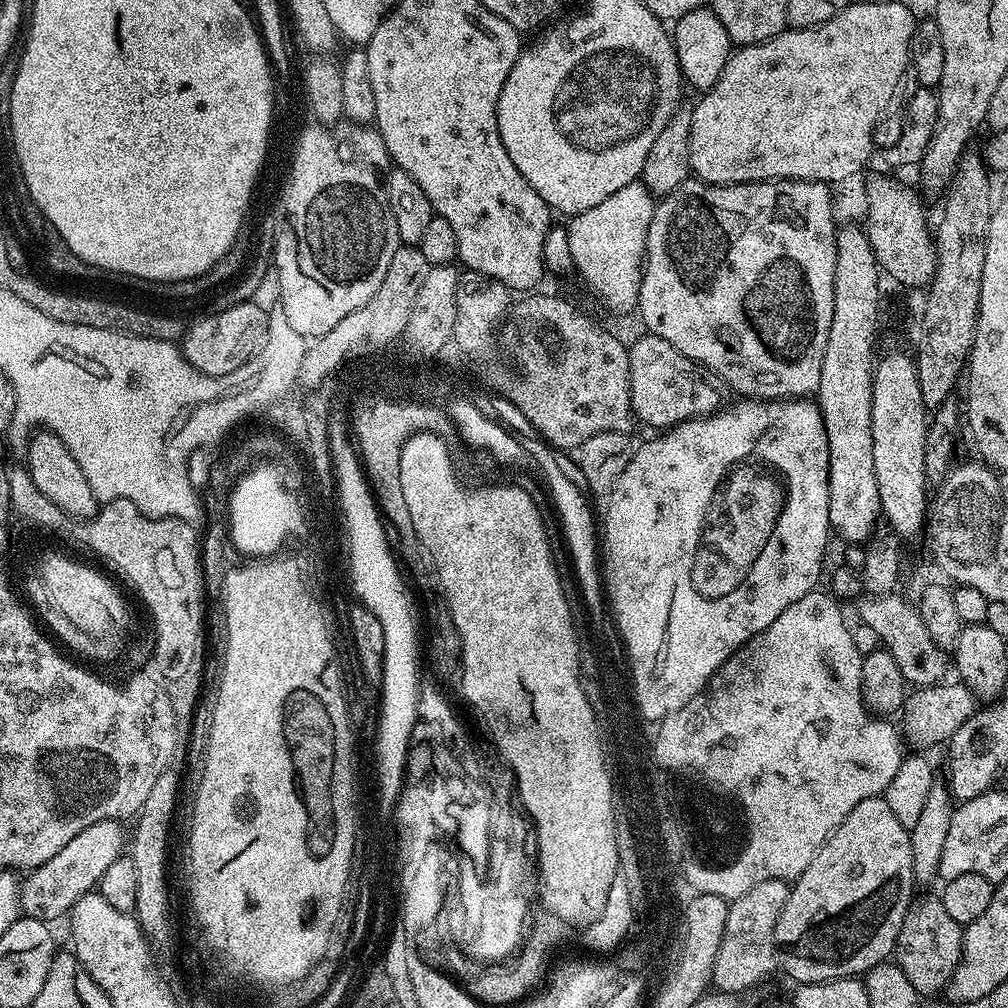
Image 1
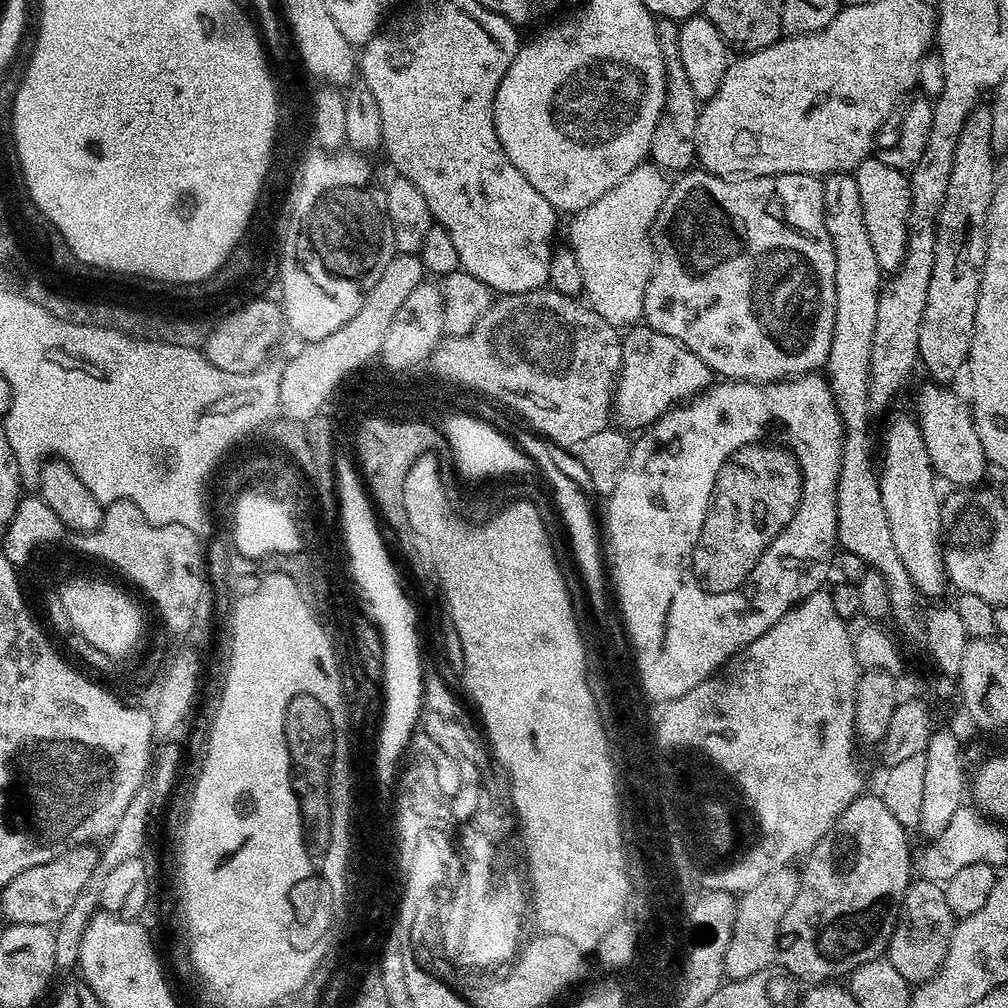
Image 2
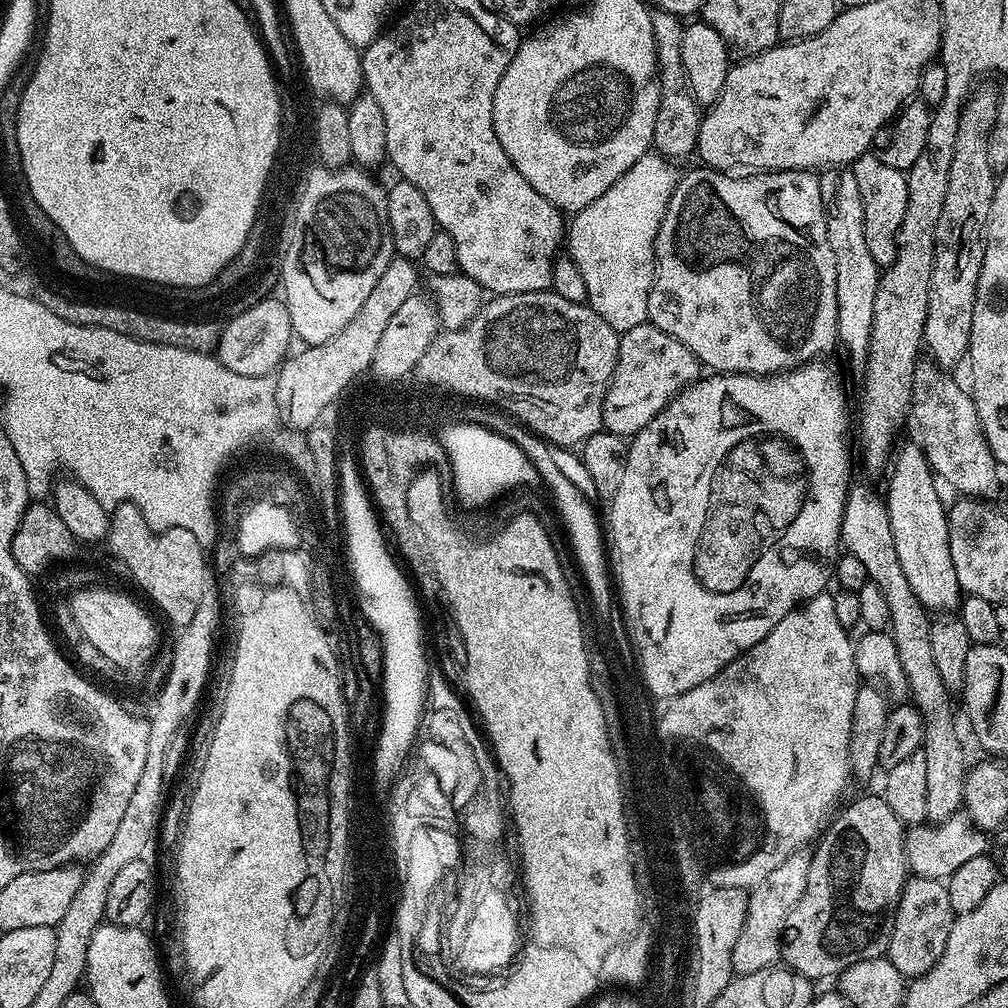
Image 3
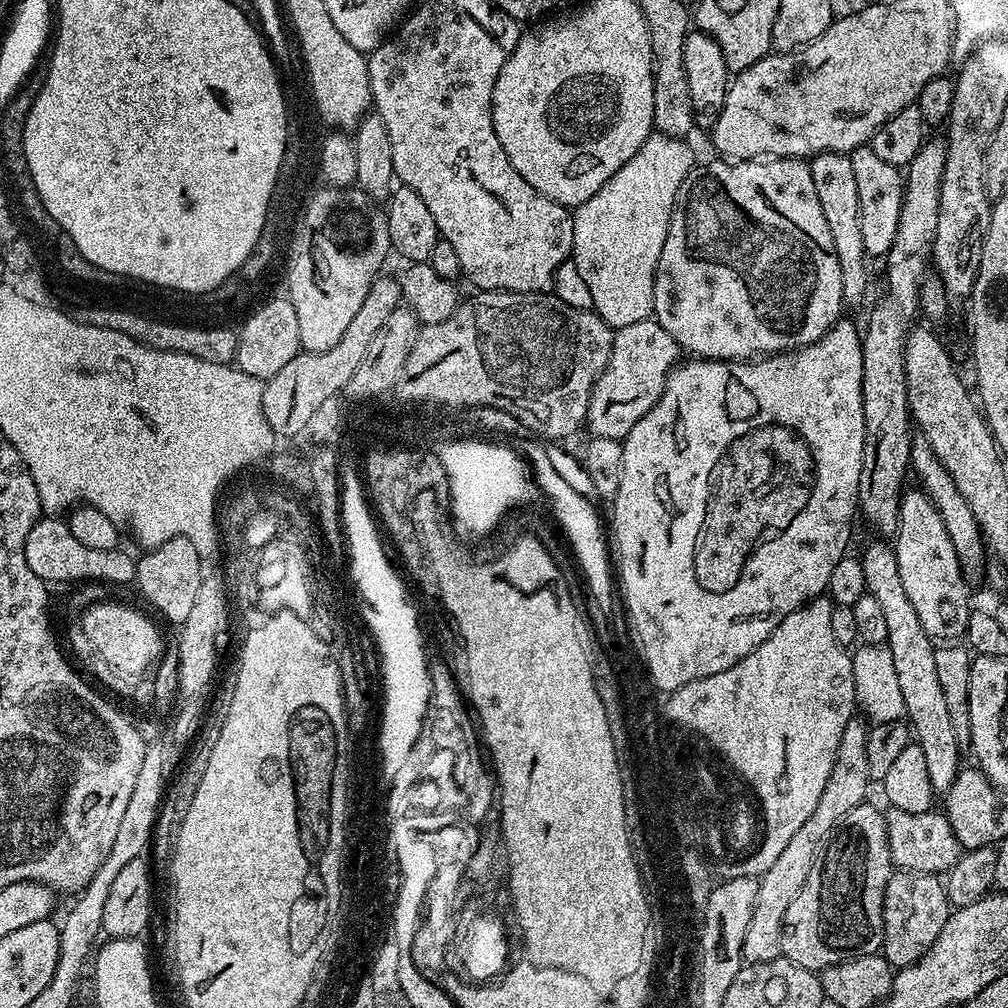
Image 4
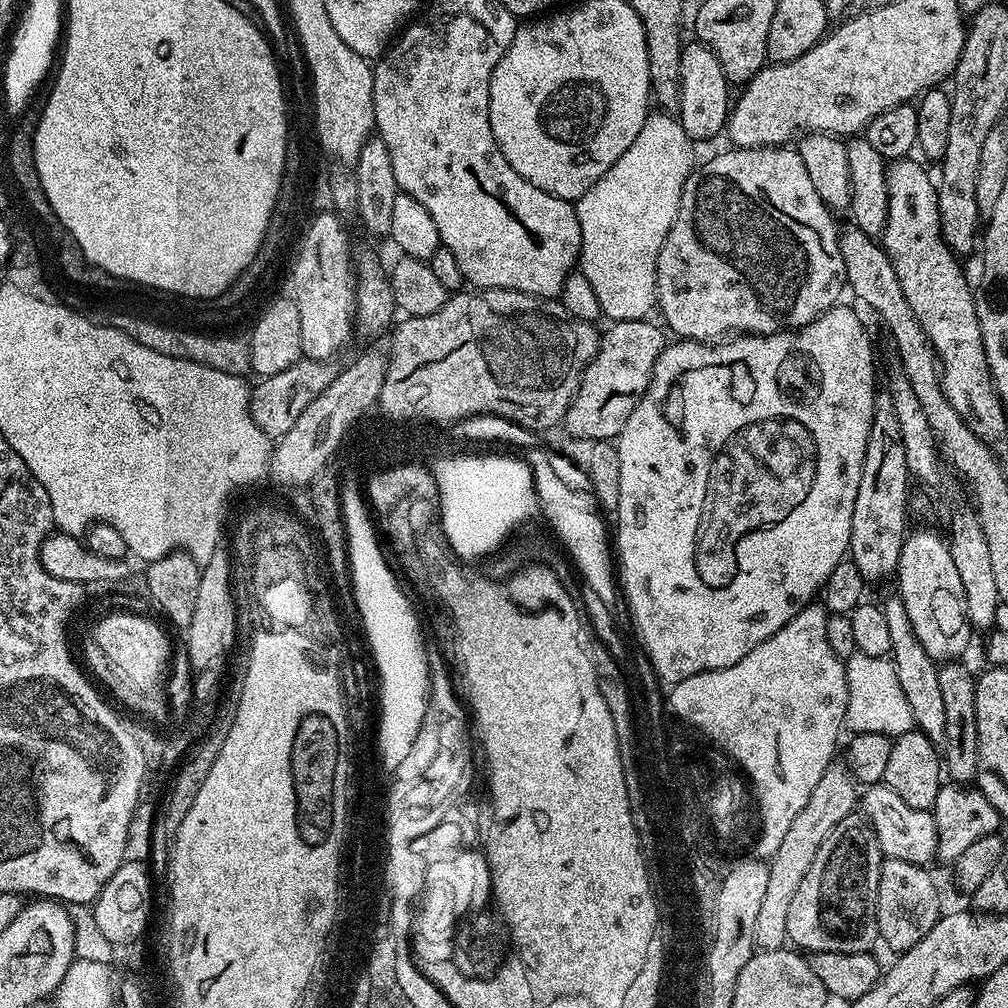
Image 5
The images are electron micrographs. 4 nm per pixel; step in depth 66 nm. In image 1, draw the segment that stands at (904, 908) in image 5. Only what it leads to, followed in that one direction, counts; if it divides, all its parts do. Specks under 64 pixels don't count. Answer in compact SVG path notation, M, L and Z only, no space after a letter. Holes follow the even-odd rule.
M934 894L925 900L919 900L909 907L902 922L894 963L902 970L902 974L906 974L906 978L910 978L910 986L914 986L914 990L920 993L921 997L928 998L947 989L954 970L960 965L964 934L962 925L954 922L950 914L946 914L946 906L942 906L939 895Z

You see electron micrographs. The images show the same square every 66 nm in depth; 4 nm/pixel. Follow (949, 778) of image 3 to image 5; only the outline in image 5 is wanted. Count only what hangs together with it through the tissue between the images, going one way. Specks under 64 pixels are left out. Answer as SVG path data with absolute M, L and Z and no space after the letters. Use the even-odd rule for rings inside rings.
M892 594L882 600L882 607L886 614L886 623L890 629L892 650L890 659L896 667L898 678L902 682L904 692L908 695L910 708L916 719L915 727L926 733L934 742L943 741L946 734L946 709L942 702L942 689L938 686L938 664L930 658L910 624L910 614L900 600L899 595Z

